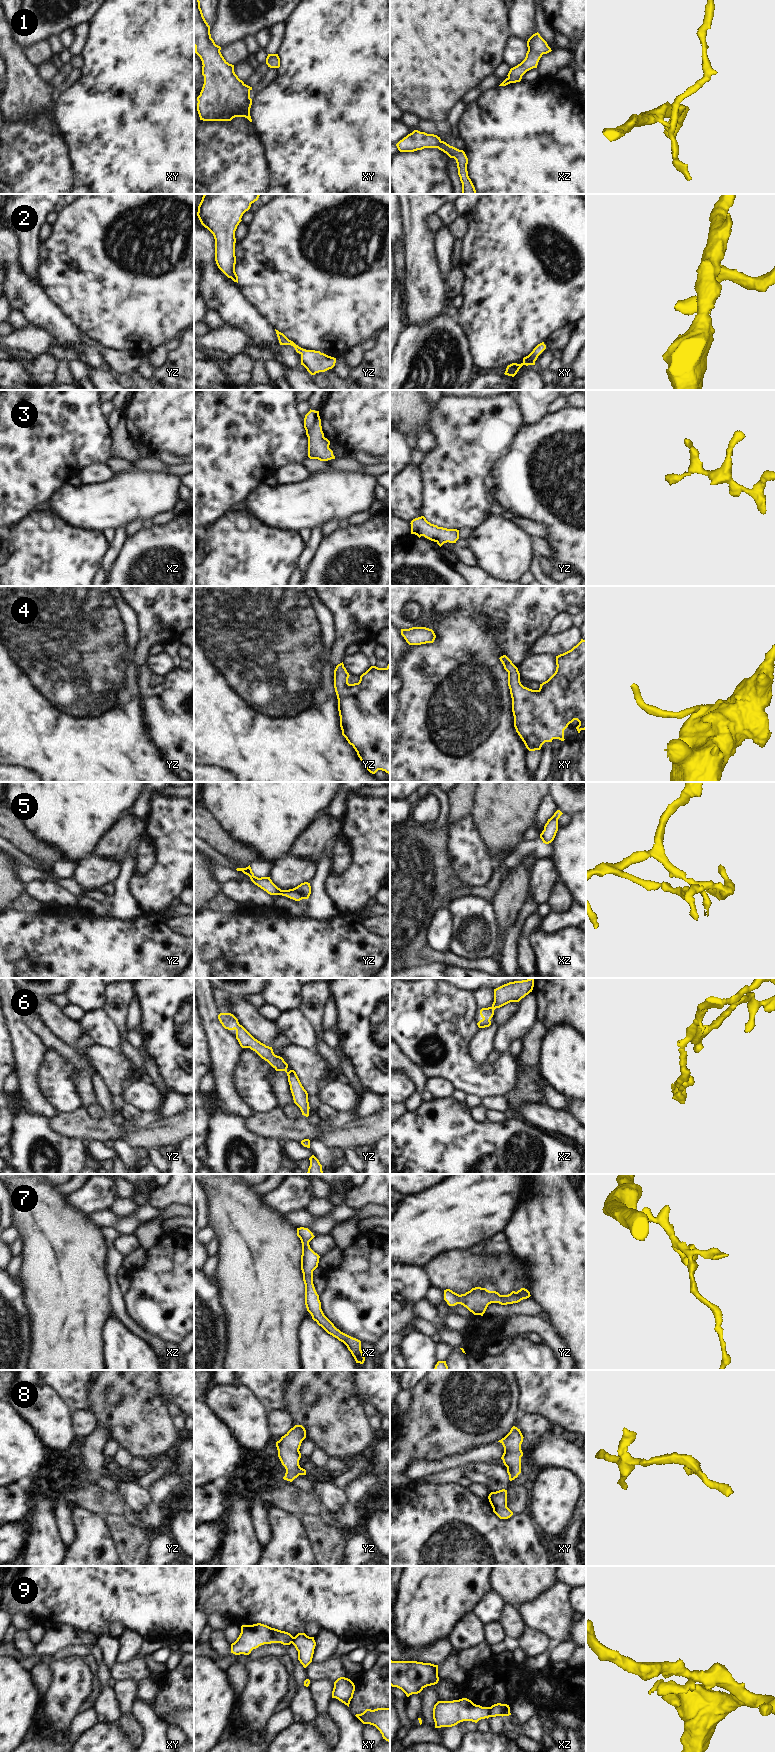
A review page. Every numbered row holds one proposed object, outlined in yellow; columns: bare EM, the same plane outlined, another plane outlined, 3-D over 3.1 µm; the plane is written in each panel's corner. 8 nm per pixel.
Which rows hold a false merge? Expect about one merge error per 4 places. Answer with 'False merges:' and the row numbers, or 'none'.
False merges: 9

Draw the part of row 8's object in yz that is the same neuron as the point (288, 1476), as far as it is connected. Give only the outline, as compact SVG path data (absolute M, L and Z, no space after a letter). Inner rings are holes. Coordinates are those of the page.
M295 1425L276 1442L278 1457L286 1469L284 1480L292 1482L299 1475L306 1475L306 1470L299 1465L301 1458L299 1449L305 1438L305 1428L302 1425Z

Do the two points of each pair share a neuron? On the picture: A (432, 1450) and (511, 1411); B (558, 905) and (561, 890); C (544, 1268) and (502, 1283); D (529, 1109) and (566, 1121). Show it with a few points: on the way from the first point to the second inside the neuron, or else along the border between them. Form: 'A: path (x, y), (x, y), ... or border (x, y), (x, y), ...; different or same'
A: path (452, 1430), (473, 1409), (491, 1409); same
B: path (559, 901), (560, 894); same
C: border (514, 1254), (523, 1262), (526, 1268), (529, 1290); different
D: path (538, 1115), (551, 1121), (557, 1121); same

